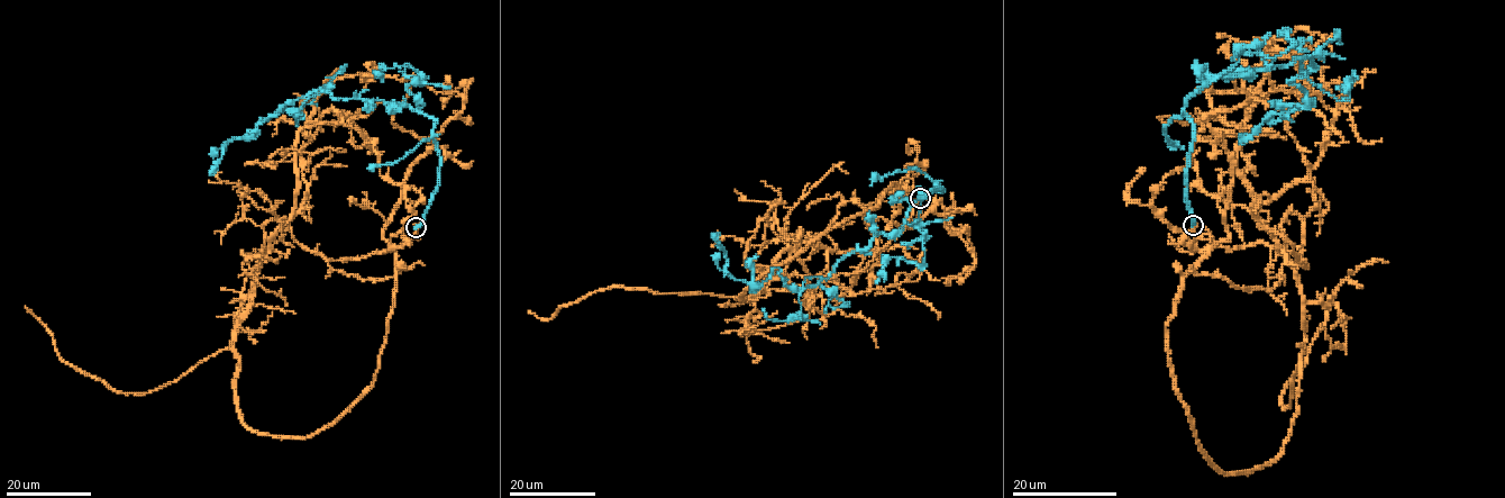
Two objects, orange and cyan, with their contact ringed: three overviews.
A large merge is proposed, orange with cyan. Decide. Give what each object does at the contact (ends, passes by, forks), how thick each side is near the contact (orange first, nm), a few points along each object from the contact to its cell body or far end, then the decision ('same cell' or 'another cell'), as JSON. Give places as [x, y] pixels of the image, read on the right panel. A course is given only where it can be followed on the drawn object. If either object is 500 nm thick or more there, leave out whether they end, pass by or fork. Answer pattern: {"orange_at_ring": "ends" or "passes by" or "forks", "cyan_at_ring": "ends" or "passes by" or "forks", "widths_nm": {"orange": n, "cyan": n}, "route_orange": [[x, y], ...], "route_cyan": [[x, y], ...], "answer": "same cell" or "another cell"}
{"orange_at_ring": "ends", "cyan_at_ring": "ends", "widths_nm": {"orange": 320, "cyan": 400}, "route_orange": [[1194, 224], [1175, 391], [1223, 472], [1262, 468], [1304, 297], [1255, 210], [1346, 88], [1265, 74]], "route_cyan": [[1194, 224], [1188, 96], [1214, 77], [1311, 56], [1313, 68], [1286, 80], [1306, 103], [1268, 115], [1238, 143]], "answer": "another cell"}

